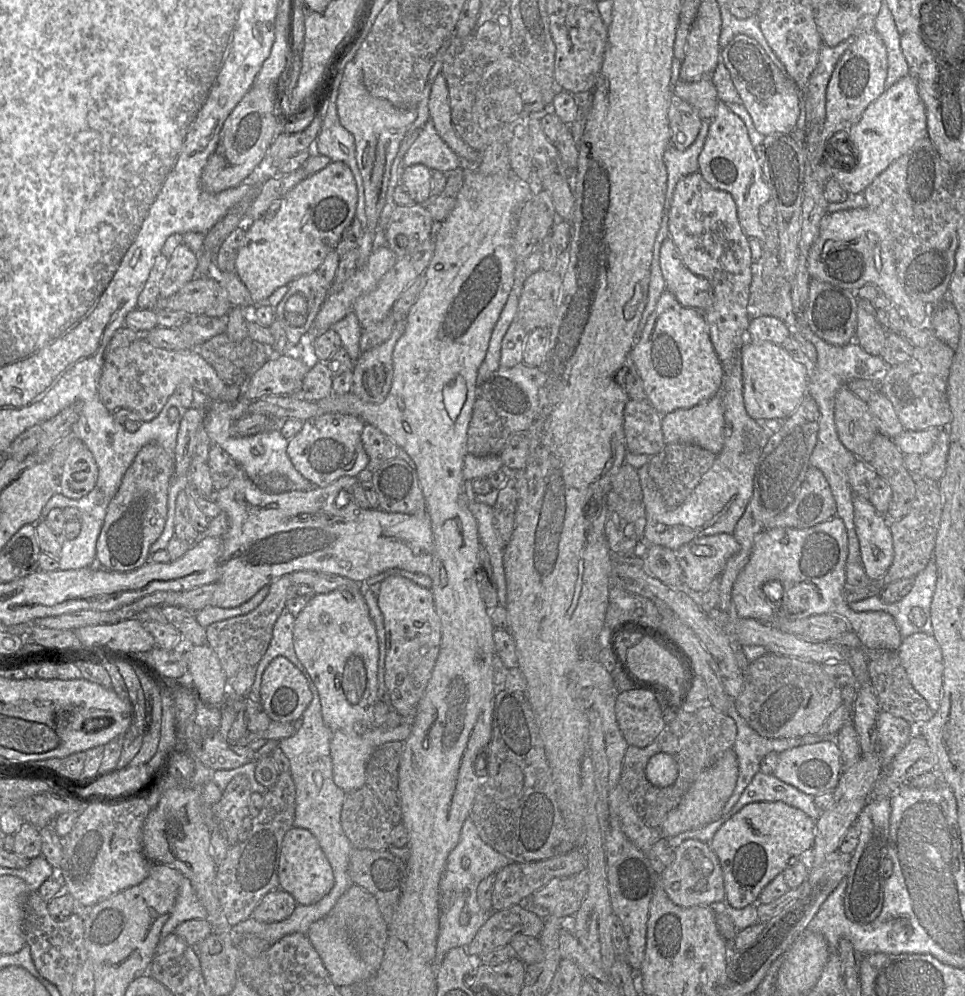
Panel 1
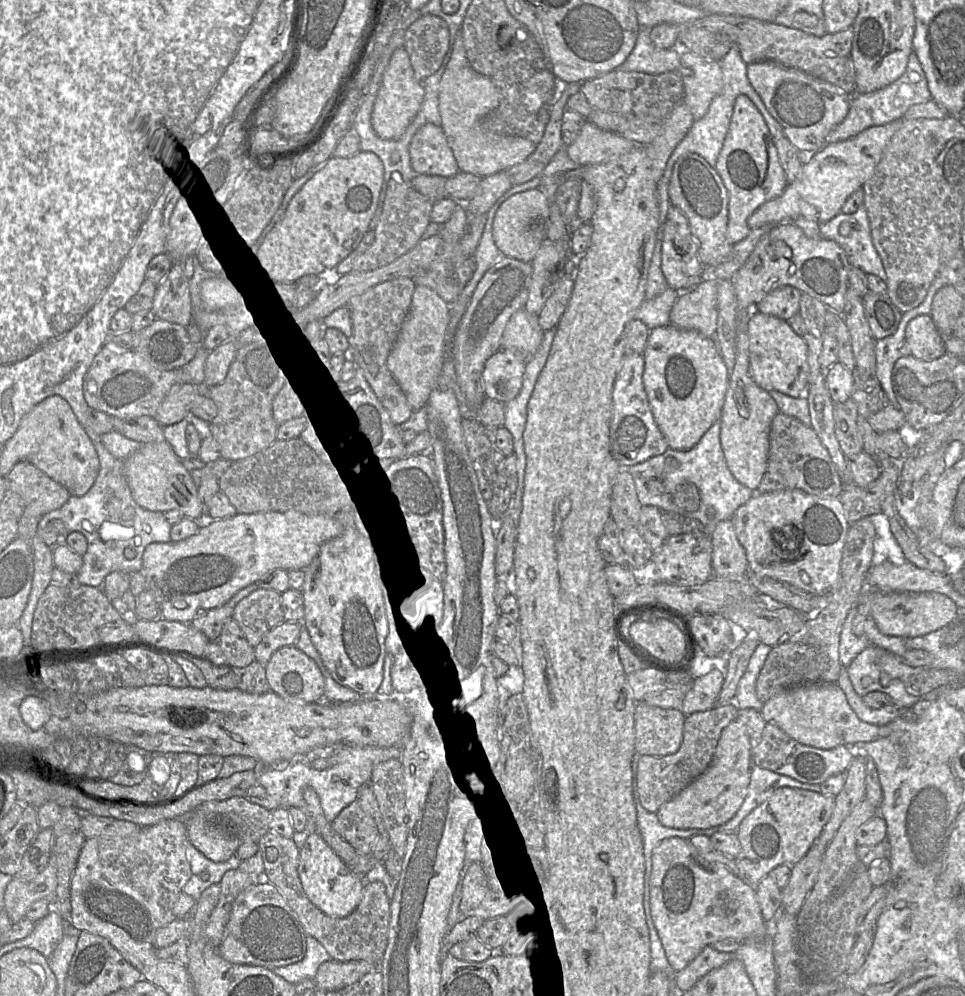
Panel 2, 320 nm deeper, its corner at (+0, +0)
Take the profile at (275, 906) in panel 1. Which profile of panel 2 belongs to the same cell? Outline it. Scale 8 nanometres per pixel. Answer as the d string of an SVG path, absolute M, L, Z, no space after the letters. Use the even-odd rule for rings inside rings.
M265 878L235 898L224 929L219 955L232 964L265 967L272 971L301 961L307 949L307 935L279 889Z

